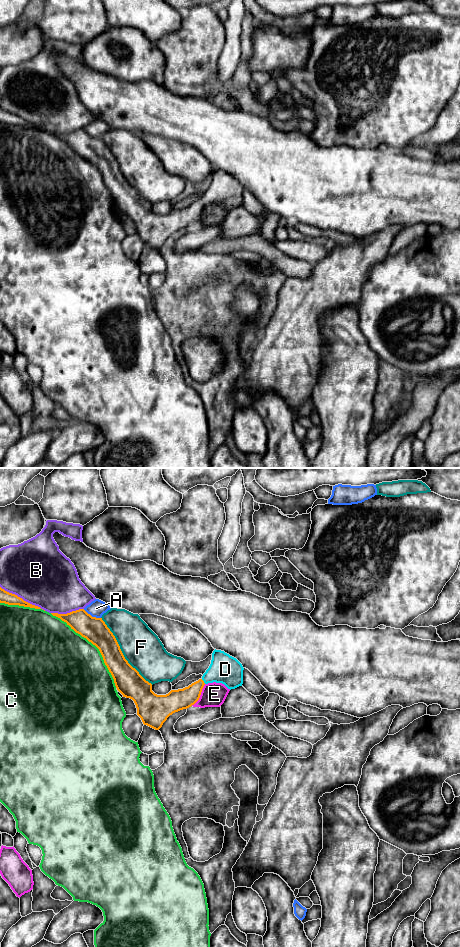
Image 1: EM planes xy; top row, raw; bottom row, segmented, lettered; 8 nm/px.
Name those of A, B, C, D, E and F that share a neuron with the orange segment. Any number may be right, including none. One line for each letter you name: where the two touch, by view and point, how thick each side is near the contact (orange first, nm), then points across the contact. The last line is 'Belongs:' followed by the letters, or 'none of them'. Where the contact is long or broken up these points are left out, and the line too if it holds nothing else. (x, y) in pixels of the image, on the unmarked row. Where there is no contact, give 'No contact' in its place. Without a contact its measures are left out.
D: Touches orange at xy (203, 201). Thickness 170 nm (orange) against 240 nm. Path across: xy (180, 219), (187, 217), (203, 201), (212, 194), (225, 189)
Belongs: D

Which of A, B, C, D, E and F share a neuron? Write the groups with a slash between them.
A / B / C / D / E / F

